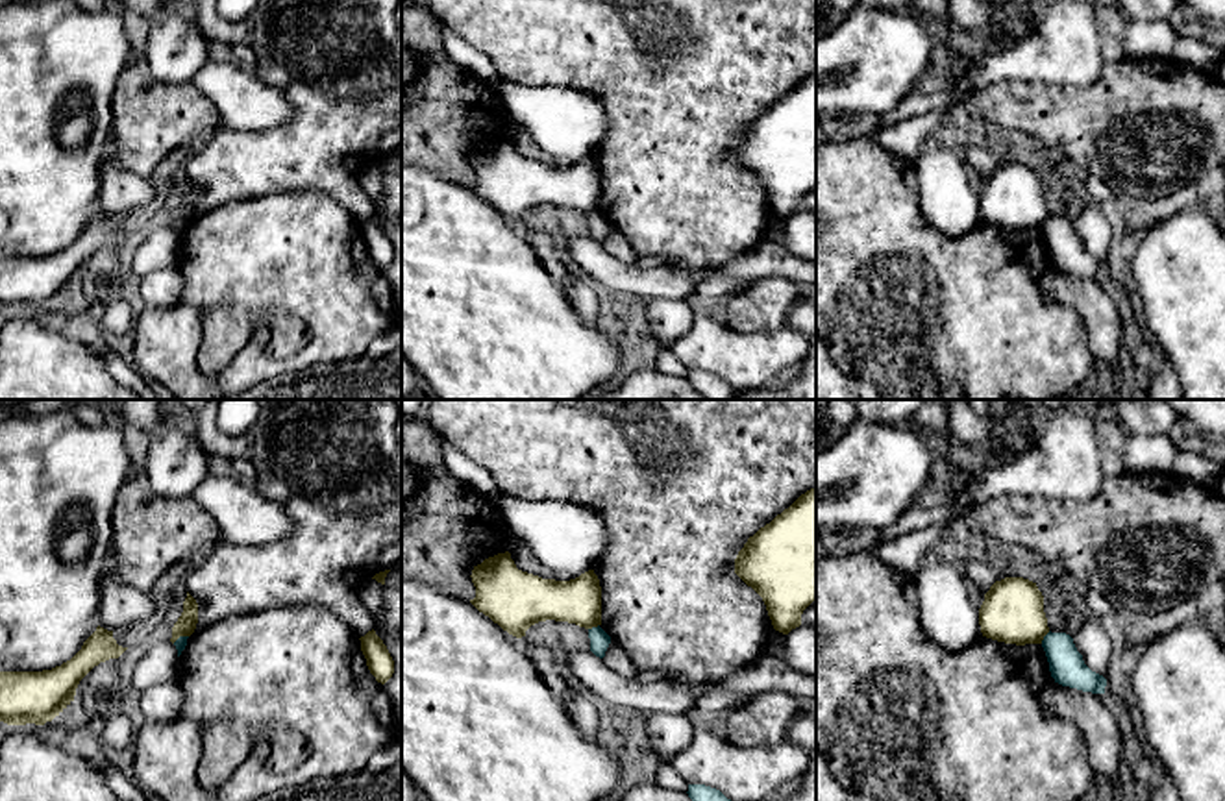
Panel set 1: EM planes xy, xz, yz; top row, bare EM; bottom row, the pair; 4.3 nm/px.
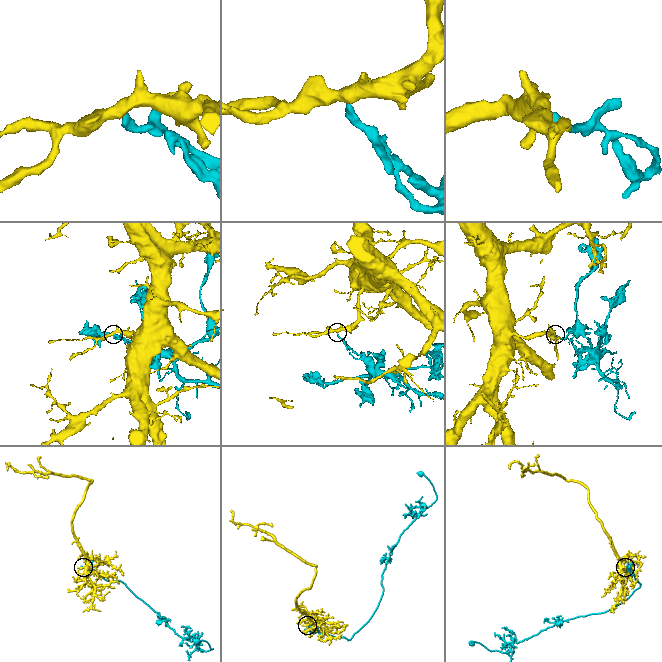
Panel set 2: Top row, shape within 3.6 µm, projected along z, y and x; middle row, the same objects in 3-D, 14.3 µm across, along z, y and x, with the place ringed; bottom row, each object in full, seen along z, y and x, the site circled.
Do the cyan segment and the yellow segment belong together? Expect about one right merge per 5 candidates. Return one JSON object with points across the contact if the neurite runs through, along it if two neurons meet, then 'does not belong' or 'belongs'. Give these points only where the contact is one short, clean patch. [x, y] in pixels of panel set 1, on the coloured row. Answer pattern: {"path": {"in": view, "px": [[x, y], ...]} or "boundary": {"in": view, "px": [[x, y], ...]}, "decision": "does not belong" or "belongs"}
{"boundary": {"in": "yz", "px": [[1050, 631], [1040, 642]]}, "decision": "does not belong"}

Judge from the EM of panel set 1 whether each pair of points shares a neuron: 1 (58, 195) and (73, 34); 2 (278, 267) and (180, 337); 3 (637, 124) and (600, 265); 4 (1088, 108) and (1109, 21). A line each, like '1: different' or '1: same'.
1: same
2: same
3: different
4: different

